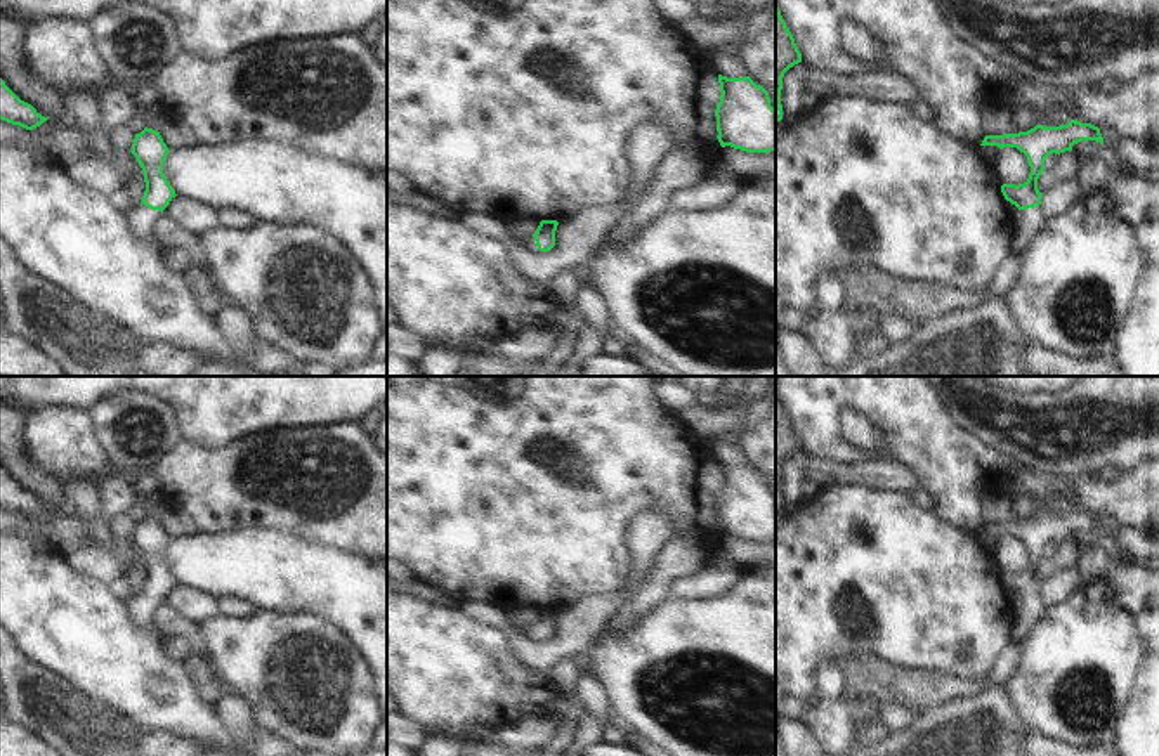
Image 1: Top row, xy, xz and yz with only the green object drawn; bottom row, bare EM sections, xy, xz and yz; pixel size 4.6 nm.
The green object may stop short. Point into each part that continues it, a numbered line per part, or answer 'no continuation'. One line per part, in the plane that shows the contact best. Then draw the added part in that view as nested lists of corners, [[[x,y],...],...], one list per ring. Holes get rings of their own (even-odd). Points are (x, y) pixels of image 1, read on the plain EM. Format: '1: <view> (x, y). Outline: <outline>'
1: xy (139, 607). Outline: [[[139,591],[125,600],[125,612],[128,621],[141,629],[153,628],[153,616],[156,607],[161,603],[158,598],[151,598]]]

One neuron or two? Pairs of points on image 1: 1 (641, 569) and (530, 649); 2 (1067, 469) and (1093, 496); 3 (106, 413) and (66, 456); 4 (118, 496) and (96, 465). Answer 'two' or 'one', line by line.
1: one
2: two
3: two
4: two

